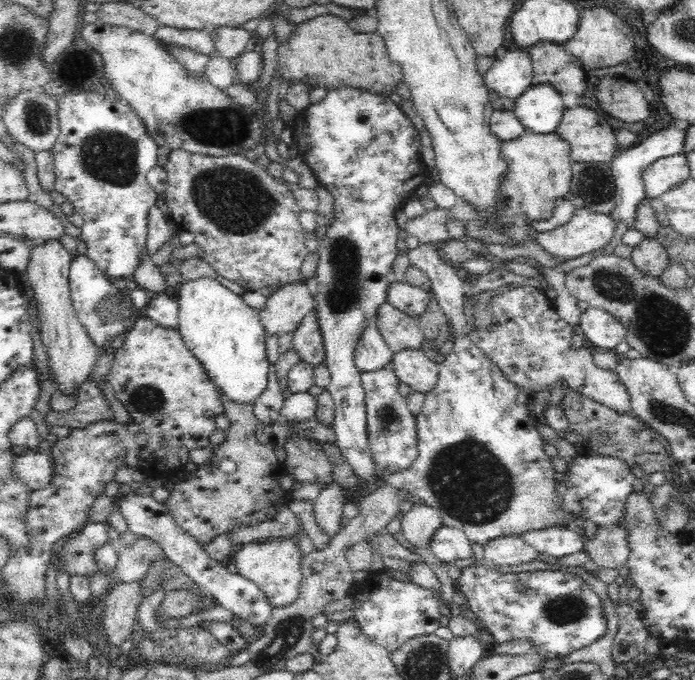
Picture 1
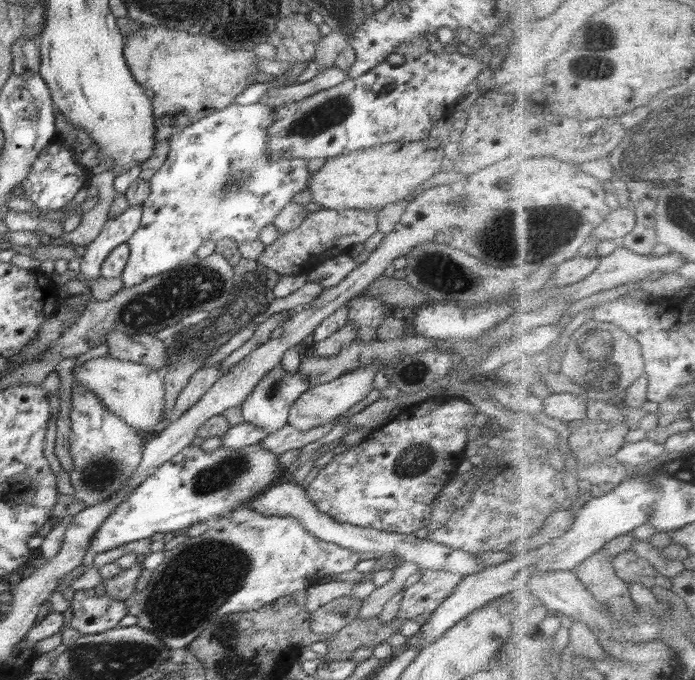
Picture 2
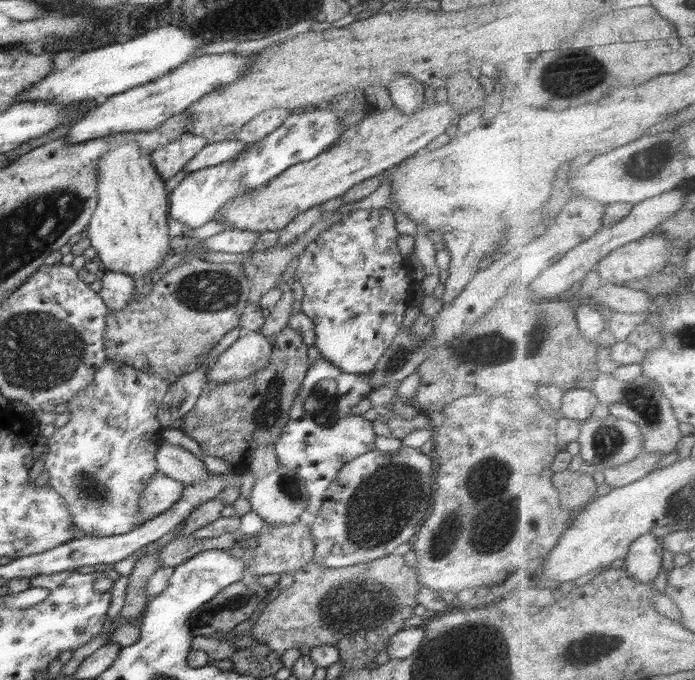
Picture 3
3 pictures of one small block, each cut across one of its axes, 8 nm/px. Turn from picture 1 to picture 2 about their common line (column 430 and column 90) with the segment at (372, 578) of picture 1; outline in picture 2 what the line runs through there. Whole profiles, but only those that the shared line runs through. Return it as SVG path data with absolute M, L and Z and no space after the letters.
M94 589L76 591L71 600L72 620L68 624L69 628L78 630L81 635L85 634L102 634L118 626L118 623L128 614L125 601L116 600L109 594L100 595L94 593Z

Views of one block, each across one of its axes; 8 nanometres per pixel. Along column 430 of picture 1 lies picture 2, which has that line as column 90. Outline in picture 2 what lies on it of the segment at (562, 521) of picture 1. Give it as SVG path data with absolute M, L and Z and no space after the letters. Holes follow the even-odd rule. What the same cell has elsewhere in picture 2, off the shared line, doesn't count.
M130 205L120 216L108 218L95 241L81 249L80 270L84 278L93 280L101 276L102 263L120 244L124 244L141 225L143 208ZM79 380L72 383L71 395L72 408L70 410L69 453L72 457L72 470L70 470L70 482L74 489L74 499L82 501L86 508L100 504L122 491L122 487L129 484L130 477L140 464L146 437L128 426L117 414L114 414L102 402L102 399Z

